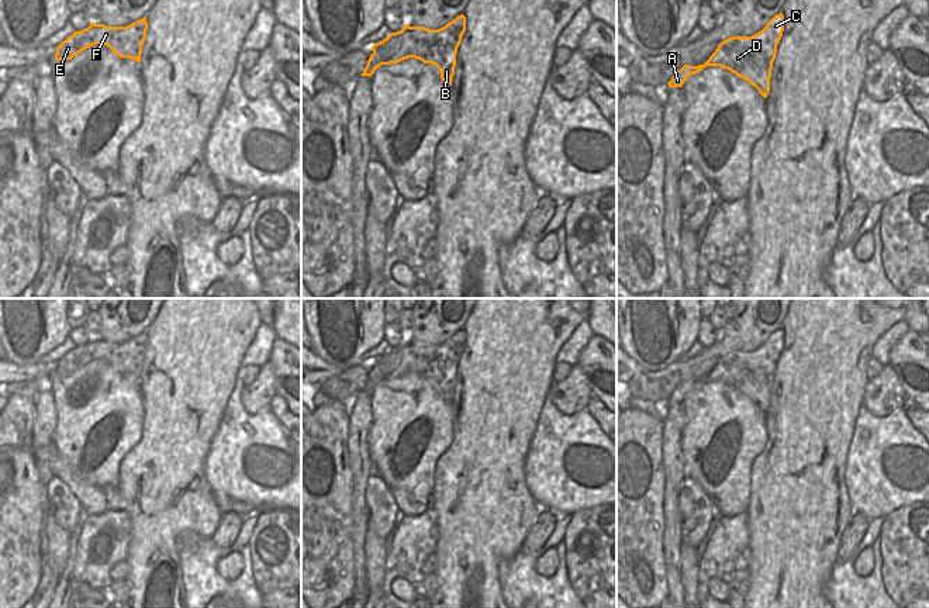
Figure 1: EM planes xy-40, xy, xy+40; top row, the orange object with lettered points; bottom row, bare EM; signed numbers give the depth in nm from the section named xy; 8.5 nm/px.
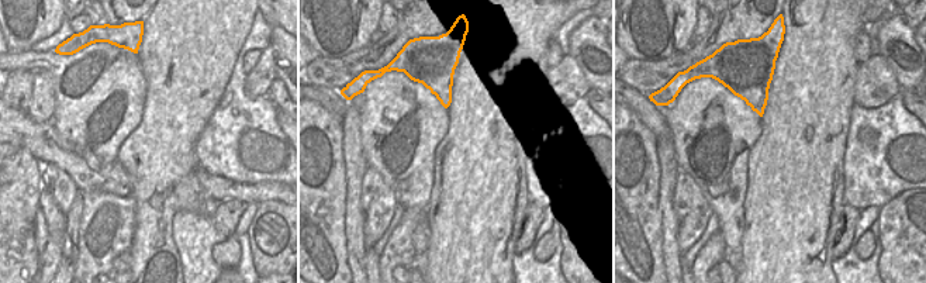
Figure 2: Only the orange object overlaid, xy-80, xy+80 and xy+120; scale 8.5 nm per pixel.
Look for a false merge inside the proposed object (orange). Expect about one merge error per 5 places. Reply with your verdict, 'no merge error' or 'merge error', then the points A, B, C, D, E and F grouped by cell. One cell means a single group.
no merge error | A B C D E F

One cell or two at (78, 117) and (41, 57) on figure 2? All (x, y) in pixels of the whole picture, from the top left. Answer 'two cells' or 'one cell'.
one cell

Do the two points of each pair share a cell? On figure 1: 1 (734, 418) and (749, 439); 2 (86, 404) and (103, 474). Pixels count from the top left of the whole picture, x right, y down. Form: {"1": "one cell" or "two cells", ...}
{"1": "one cell", "2": "one cell"}

